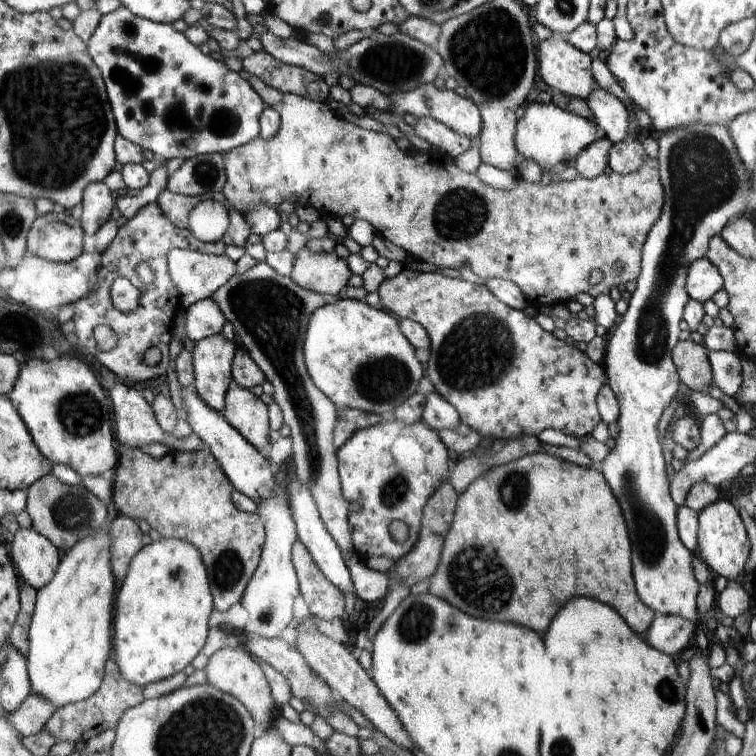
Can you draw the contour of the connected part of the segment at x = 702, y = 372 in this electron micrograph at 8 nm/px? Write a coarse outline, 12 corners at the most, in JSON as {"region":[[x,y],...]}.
{"region":[[678,341],[671,357],[691,391],[709,394],[713,370],[707,348]]}

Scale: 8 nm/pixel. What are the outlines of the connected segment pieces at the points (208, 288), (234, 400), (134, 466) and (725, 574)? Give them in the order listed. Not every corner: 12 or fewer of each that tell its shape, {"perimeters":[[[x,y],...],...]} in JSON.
{"perimeters":[[[172,249],[169,275],[181,310],[208,300],[237,272],[222,253]],[[233,385],[223,417],[258,452],[271,443],[268,407]],[[120,449],[112,511],[182,538],[216,610],[241,602],[264,520],[210,450]],[[717,499],[698,514],[699,556],[721,582],[750,556],[736,508]]]}

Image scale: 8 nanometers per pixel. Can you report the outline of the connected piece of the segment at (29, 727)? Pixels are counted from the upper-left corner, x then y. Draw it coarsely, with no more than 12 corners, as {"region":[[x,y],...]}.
{"region":[[32,691],[7,717],[22,737],[42,731],[57,708]]}

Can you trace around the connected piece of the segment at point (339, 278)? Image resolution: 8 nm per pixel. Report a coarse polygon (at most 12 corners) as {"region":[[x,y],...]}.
{"region":[[303,248],[290,278],[303,289],[334,295],[348,285],[347,261]]}

